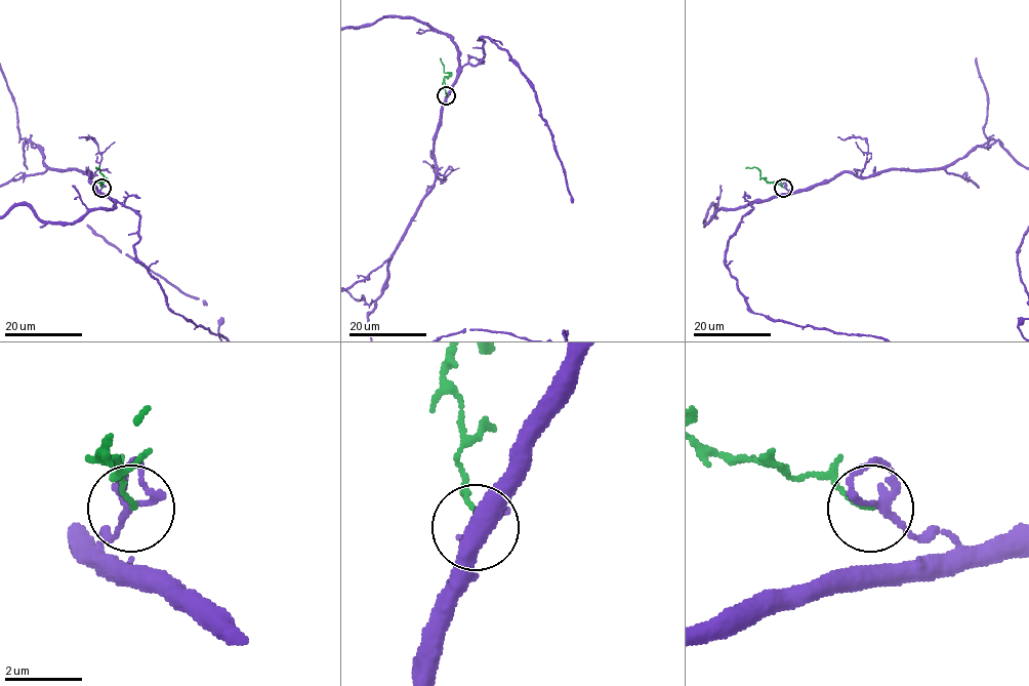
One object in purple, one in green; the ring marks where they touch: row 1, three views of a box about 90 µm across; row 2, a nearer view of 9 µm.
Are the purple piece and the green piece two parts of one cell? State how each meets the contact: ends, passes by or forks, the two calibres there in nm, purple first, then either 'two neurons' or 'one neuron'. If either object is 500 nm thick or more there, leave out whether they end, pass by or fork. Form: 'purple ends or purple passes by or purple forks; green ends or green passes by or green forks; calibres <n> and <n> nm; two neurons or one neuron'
purple forks; green ends; calibres 160 and 130 nm; one neuron

